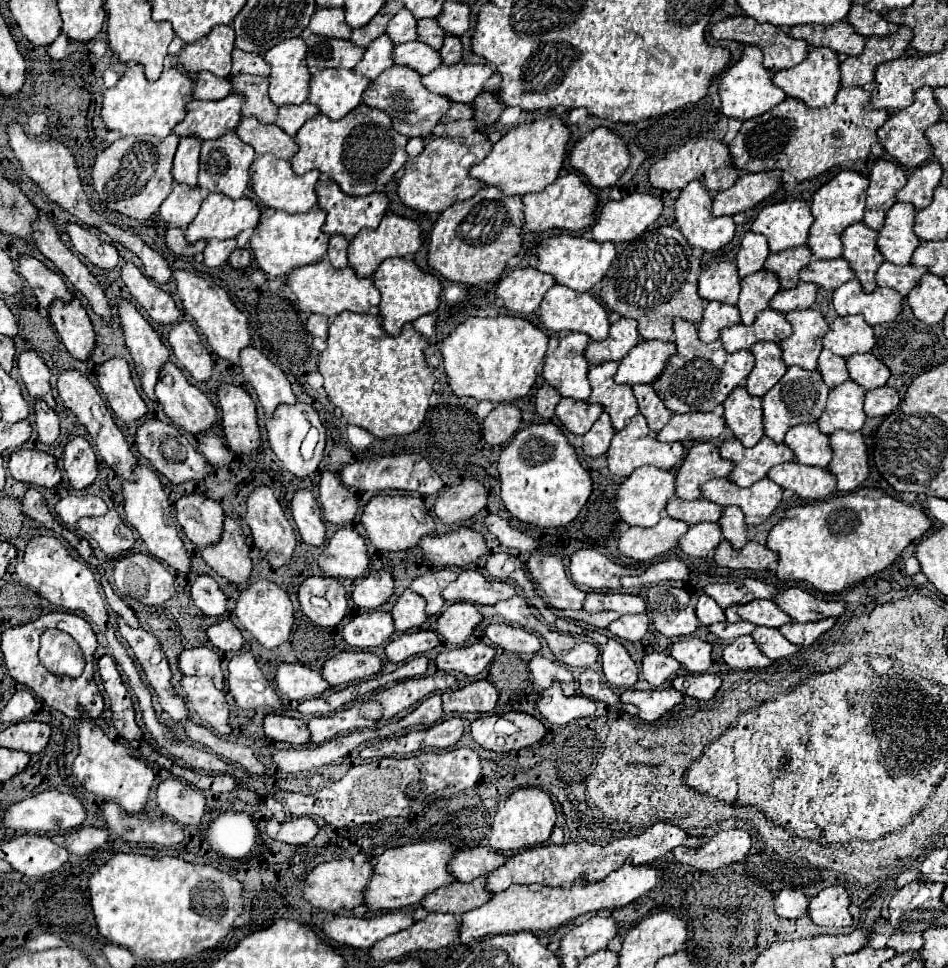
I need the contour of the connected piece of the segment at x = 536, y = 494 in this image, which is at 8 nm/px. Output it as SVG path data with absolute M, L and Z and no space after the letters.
M531 424L519 430L503 448L497 470L505 508L517 520L541 528L559 528L569 524L579 514L593 490L591 478L581 466L575 448L555 424Z

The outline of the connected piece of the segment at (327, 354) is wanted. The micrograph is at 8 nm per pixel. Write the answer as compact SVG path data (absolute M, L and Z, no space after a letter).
M341 312L329 326L327 348L321 352L319 358L319 372L325 378L323 388L331 398L331 402L337 408L341 408L347 424L361 426L367 432L371 432L375 438L411 434L419 430L427 414L429 396L433 394L433 384L435 384L433 372L425 364L425 348L427 348L427 340L411 324L405 324L399 336L389 336L381 328L381 316Z

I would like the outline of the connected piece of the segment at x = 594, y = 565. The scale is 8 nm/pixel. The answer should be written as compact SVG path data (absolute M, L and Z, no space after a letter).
M587 548L579 550L571 556L569 572L575 584L585 586L589 590L617 590L621 588L621 576L639 576L641 568L627 568L611 562L605 554Z

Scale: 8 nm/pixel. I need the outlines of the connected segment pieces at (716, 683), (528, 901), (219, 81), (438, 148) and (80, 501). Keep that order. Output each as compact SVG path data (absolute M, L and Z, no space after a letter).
M685 674L685 676L677 676L673 680L673 688L697 698L697 700L711 700L715 696L715 692L721 686L721 678L715 674Z
M629 862L623 864L623 868L611 872L605 880L601 882L591 882L591 884L573 884L571 888L547 888L541 884L531 884L531 886L519 886L513 884L507 890L493 894L491 900L475 910L469 910L461 916L459 922L459 944L469 944L469 940L479 940L487 934L505 934L505 932L547 932L553 928L559 928L561 924L565 924L565 920L573 920L585 912L597 912L597 910L613 910L613 908L621 908L629 902L633 902L635 898L647 894L649 890L653 890L657 884L661 882L661 872L657 868L651 866L631 866Z
M207 72L197 74L197 82L193 88L195 100L221 100L229 96L229 92L231 92L231 82L227 82L227 78L215 78Z
M475 132L473 136L463 138L433 138L425 144L425 150L413 158L411 166L405 168L403 178L399 180L397 194L407 208L413 208L421 214L443 212L447 206L471 198L483 184L469 176L469 168L459 166L459 160L471 152L477 158L485 158L491 150L491 142L481 134Z
M69 494L55 504L57 516L67 526L75 526L83 516L105 516L107 504L99 496L85 496L85 494Z

